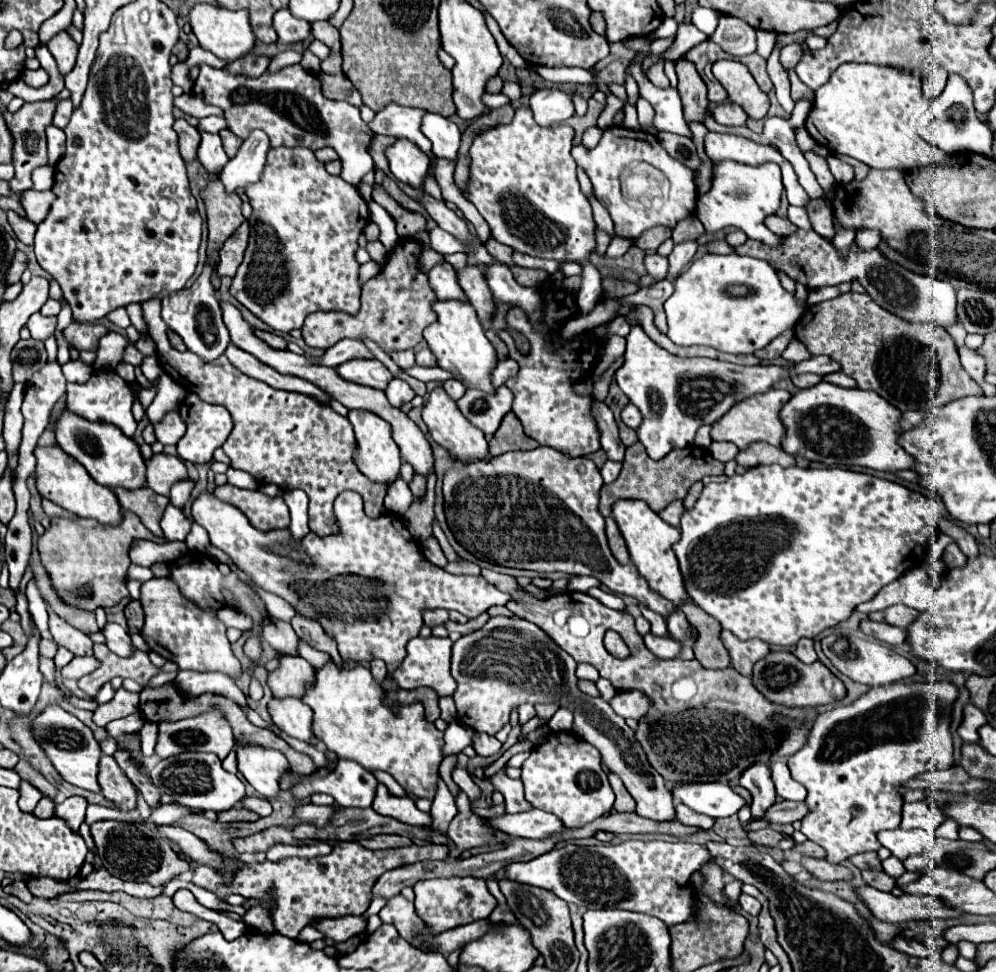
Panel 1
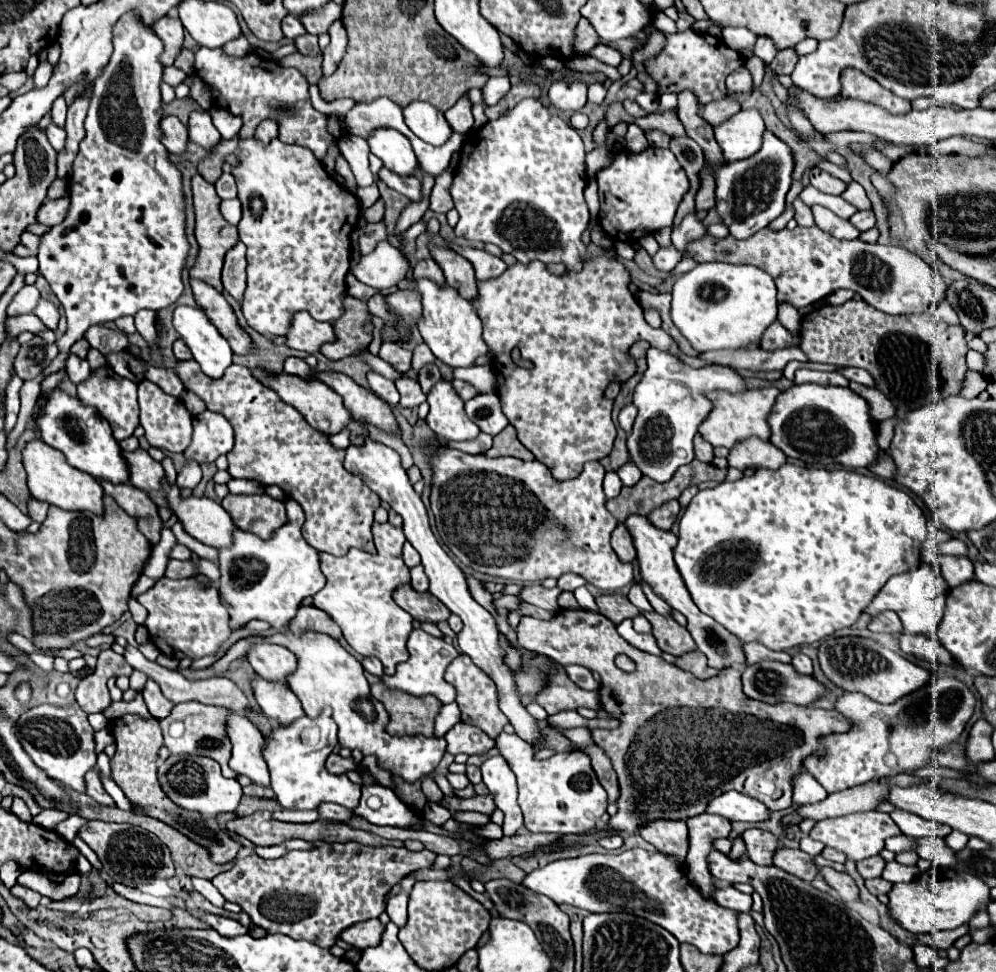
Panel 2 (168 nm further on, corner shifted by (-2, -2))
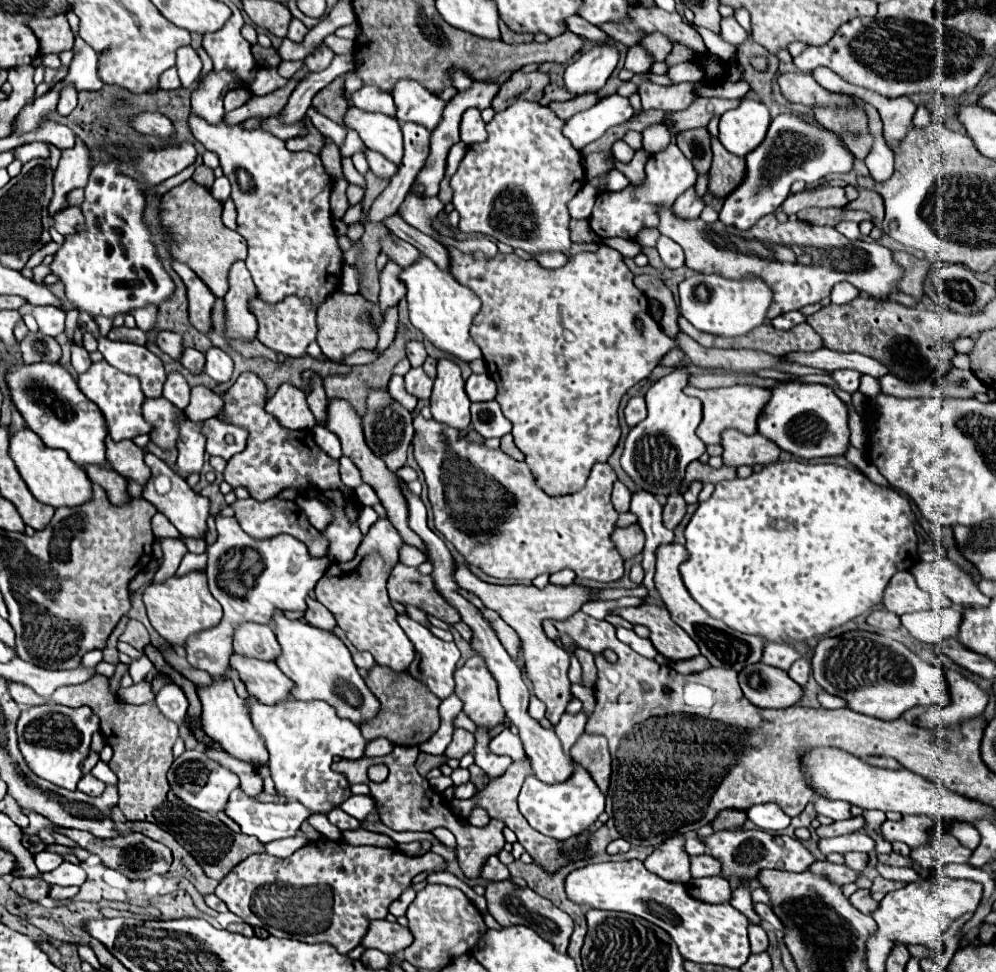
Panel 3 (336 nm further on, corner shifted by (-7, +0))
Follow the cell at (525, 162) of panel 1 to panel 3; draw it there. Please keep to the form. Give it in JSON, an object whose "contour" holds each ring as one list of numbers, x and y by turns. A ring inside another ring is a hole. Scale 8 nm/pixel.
{"contour":[[530,100,514,102,486,124,488,138,480,144,468,146,464,160,450,180,454,190,452,204,460,214,460,232,484,234,512,246,514,250,526,250,532,256,570,250,572,216,568,212,568,202,582,190,586,172,582,166,582,152,576,150,572,142,562,134,564,124,566,120,558,118,550,106,542,106,540,102]]}

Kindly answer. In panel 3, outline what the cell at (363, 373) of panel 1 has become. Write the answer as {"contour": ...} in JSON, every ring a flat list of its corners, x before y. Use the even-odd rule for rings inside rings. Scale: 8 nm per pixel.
{"contour":[[394,374,394,376,390,378,390,382,388,382,388,394,390,394,396,402,400,402,406,410,414,410,414,408,416,408,416,402,418,402,418,400,404,390,404,378,402,378,402,376]]}

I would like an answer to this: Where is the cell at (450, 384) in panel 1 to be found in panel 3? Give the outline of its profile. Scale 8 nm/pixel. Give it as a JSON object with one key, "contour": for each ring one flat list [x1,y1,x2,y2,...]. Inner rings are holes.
{"contour":[[472,374,466,380,466,394,472,402,486,402,494,400,496,384,488,374]]}

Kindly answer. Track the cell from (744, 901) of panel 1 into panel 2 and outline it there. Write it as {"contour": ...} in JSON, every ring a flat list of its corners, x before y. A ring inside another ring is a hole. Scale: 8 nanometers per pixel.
{"contour":[[725,884,725,886,717,886,713,890,713,902,723,906,723,908,731,908,731,910,737,910,737,912,751,912,751,896,747,894,741,894,739,890,735,890,731,884]]}

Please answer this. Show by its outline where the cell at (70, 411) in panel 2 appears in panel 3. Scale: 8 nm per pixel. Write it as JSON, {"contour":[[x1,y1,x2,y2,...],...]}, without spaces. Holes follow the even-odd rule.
{"contour":[[32,364,16,366,6,372,12,390,12,402,24,416,30,430,34,430,50,448,62,448,78,466,106,466,106,420,92,400,82,396,76,380,60,364]]}

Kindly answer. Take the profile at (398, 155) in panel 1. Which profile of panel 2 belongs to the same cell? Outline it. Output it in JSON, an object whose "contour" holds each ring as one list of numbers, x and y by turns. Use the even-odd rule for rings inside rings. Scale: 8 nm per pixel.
{"contour":[[375,128,367,136,369,150,383,162,385,168,395,170,395,174,409,176,417,170,417,156,411,142,393,128]]}

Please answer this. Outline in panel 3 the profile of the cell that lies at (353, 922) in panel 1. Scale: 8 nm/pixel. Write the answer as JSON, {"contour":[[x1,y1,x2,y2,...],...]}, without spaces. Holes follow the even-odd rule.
{"contour":[[374,920,362,938,364,948,376,948,384,954,396,954,412,944,412,934,408,928,390,924,388,920]]}

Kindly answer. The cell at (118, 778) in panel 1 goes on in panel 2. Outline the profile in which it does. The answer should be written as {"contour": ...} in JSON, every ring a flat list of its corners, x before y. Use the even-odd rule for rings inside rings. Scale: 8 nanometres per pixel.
{"contour":[[93,768,93,770,89,770,89,774,85,774,85,792,93,798,93,800,97,800,99,804,105,804,105,806,115,806,115,802,113,802,113,798,105,792,105,788,101,786,101,780,99,780,99,770,97,768]]}

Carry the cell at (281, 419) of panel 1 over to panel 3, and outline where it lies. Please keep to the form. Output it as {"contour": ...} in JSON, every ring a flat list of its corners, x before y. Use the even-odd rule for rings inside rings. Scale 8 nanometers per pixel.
{"contour":[[242,372,238,380,222,394,222,400,224,400,224,408,220,410,220,420,248,430,246,450,228,460,228,466,224,470,224,480,232,488,246,486,250,496,256,500,274,498,280,490,286,490,286,488,296,490,304,498,320,500,330,508,334,516,332,522,322,532,330,542,326,556,332,562,352,560,364,534,358,526,358,520,352,522,346,514,346,506,358,508,358,502,354,498,354,488,348,488,338,474,338,460,330,458,314,442,314,436,310,430,290,430,264,410,266,384,258,374]]}

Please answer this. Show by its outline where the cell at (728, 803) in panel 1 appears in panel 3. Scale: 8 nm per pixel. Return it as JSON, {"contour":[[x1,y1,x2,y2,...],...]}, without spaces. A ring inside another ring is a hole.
{"contour":[[754,804,746,814,762,830,784,830,790,824,790,816,786,816,778,804]]}

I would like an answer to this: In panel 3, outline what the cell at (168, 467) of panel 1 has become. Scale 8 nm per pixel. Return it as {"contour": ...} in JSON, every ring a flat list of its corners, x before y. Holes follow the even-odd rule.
{"contour":[[110,436,106,438,106,458,118,474,122,474,128,480,134,480,138,484,146,484,150,480,150,468,144,464,144,450,136,446,132,440,114,442]]}

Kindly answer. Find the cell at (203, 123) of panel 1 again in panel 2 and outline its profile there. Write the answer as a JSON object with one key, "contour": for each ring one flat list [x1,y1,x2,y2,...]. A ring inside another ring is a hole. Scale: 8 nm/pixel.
{"contour":[[213,106,213,108,209,110,209,114,211,114,211,118,213,118,215,128,221,132,223,138,233,138,233,136,241,130,241,118,229,114,227,110,223,110,223,108,219,108,219,106]]}

